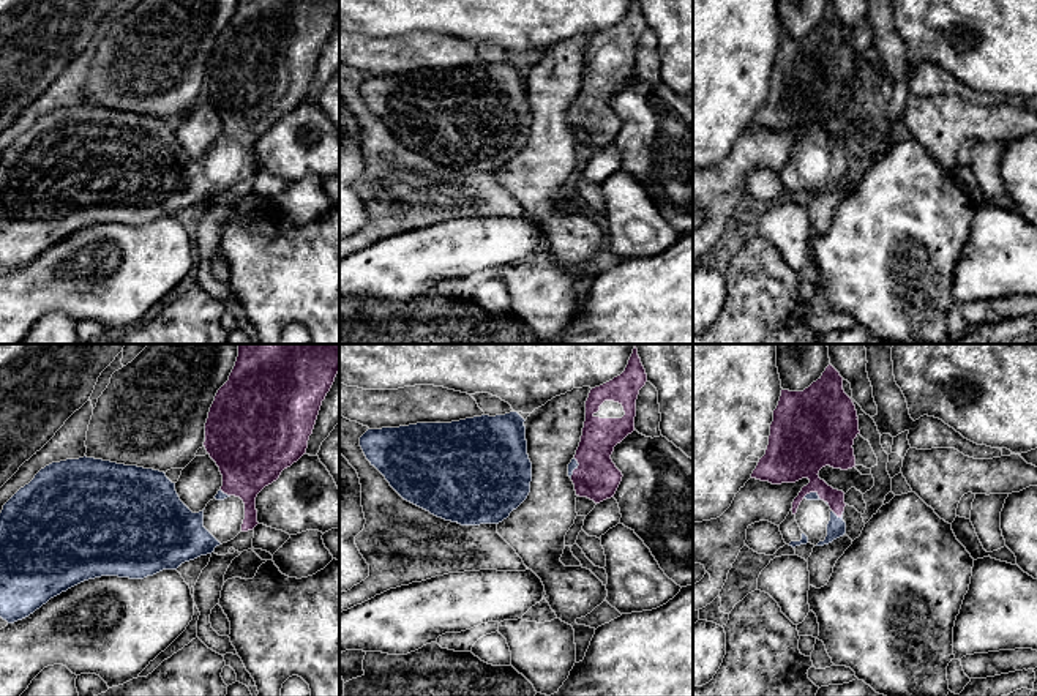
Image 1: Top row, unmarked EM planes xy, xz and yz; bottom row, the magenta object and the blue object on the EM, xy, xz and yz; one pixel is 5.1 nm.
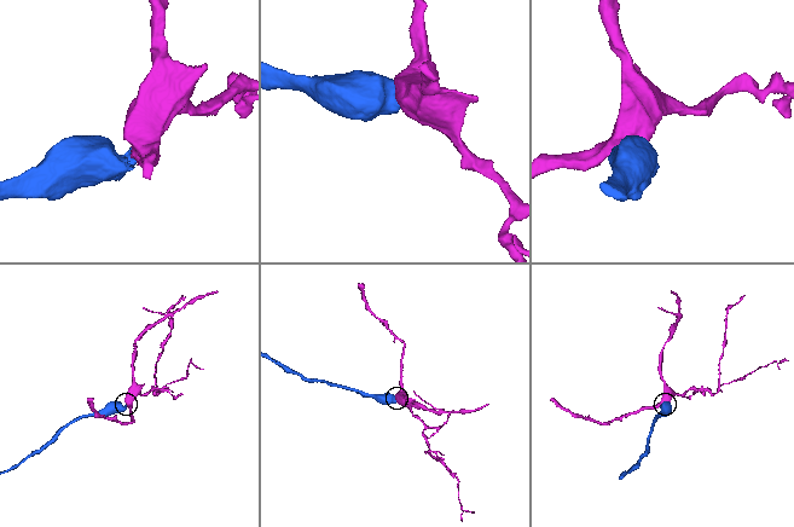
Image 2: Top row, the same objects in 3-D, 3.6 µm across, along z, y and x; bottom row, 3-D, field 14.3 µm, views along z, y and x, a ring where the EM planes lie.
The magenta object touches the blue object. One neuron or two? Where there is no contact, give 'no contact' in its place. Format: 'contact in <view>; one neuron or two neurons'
contact in yz; one neuron

